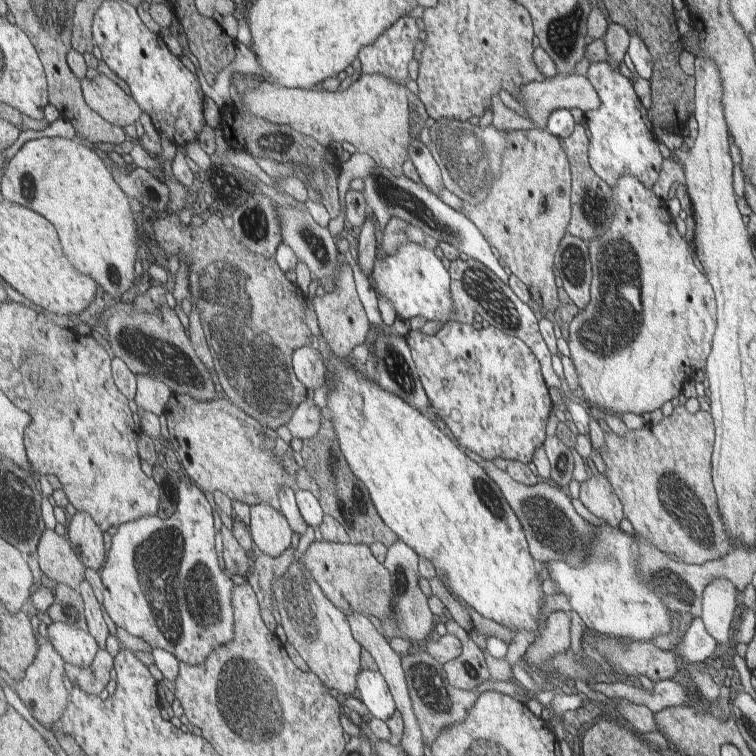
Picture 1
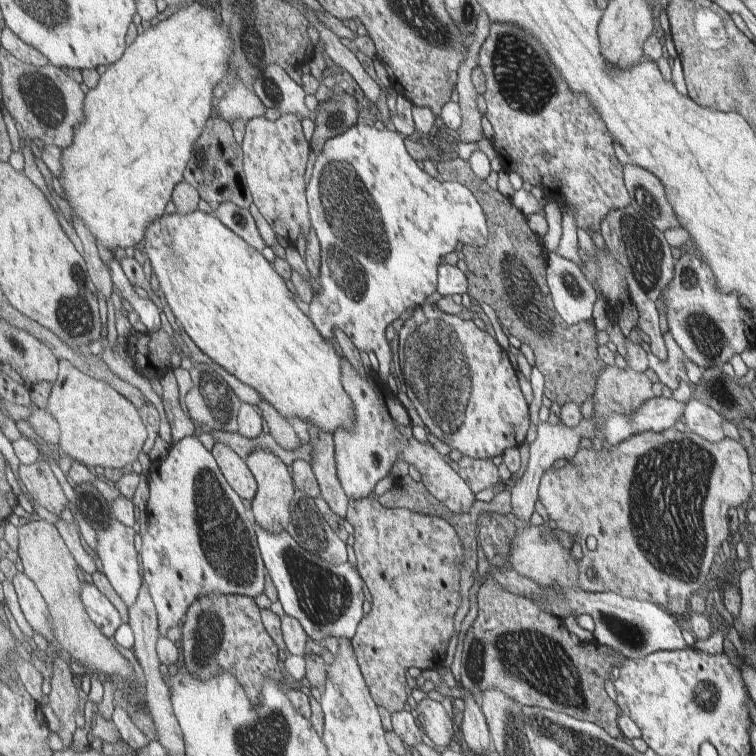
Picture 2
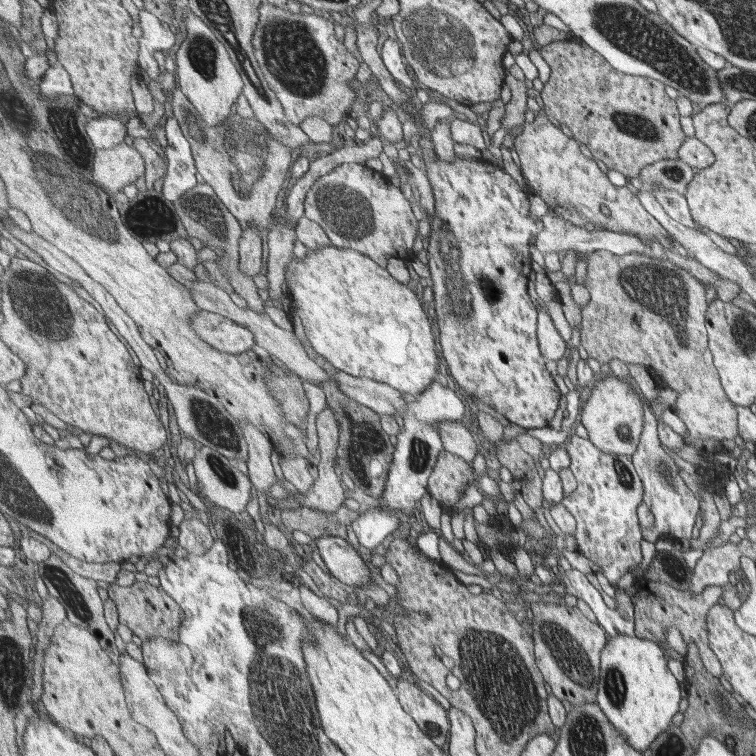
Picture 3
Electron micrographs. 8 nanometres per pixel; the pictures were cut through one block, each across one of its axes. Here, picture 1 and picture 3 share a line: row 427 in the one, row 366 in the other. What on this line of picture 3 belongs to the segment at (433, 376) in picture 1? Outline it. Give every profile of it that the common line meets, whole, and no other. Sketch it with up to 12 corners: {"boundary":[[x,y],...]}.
{"boundary":[[416,146],[448,381],[525,429],[561,392],[530,192]]}

